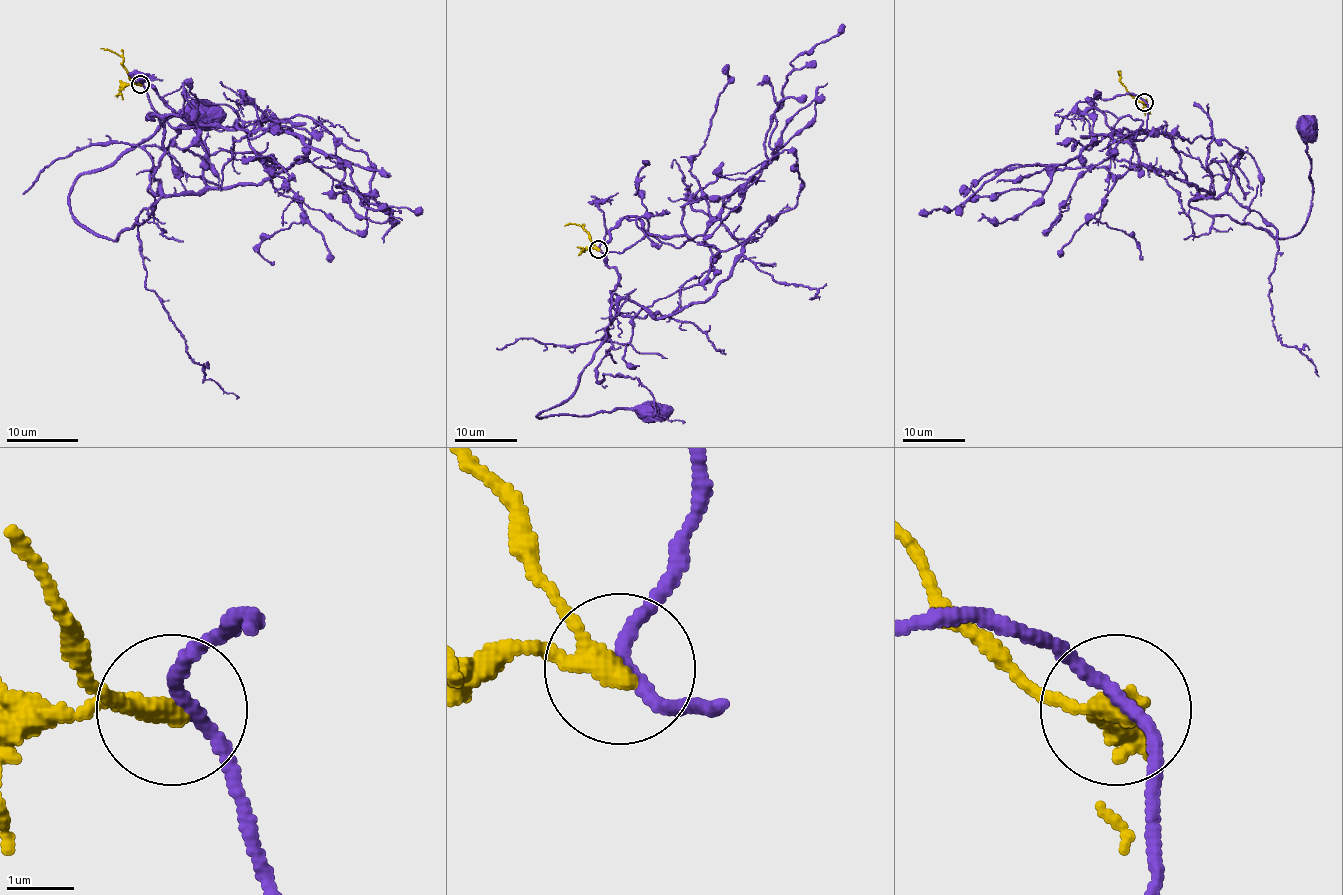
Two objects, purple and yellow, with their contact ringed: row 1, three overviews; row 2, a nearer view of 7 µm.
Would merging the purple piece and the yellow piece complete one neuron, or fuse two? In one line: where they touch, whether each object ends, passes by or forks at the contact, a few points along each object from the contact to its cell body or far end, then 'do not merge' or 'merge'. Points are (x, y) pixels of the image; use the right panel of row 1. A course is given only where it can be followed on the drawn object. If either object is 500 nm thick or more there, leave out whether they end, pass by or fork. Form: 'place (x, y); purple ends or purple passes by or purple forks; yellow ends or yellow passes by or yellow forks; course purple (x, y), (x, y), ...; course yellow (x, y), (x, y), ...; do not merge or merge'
place (1144, 102); purple passes by; yellow passes by; course purple (1144, 101), (1143, 139), (1111, 128), (1161, 128), (1193, 208), (1275, 237), (1311, 208), (1305, 130); course yellow (1144, 101), (1135, 98), (1119, 80), (1121, 70); do not merge

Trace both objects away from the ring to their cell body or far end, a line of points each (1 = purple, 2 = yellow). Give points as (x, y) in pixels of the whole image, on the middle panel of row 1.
1: (598, 249), (621, 252), (643, 224), (610, 231), (606, 338), (537, 416), (653, 410)
2: (598, 249), (584, 224), (564, 226)

